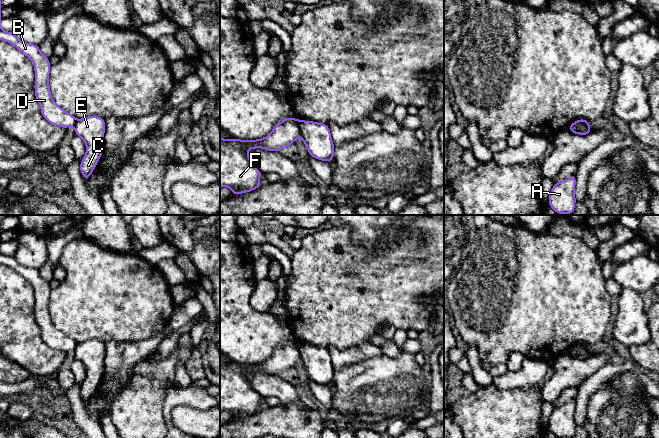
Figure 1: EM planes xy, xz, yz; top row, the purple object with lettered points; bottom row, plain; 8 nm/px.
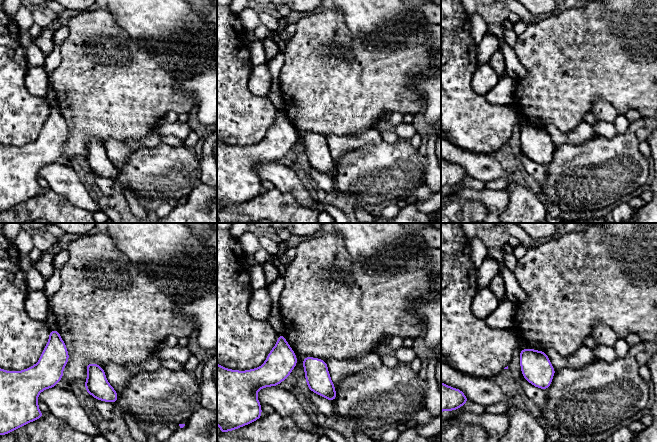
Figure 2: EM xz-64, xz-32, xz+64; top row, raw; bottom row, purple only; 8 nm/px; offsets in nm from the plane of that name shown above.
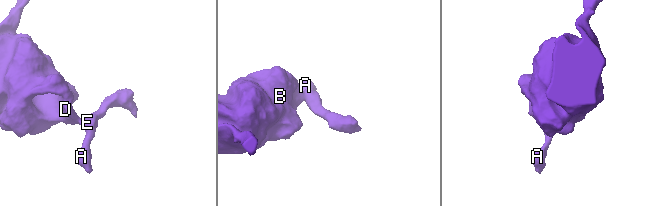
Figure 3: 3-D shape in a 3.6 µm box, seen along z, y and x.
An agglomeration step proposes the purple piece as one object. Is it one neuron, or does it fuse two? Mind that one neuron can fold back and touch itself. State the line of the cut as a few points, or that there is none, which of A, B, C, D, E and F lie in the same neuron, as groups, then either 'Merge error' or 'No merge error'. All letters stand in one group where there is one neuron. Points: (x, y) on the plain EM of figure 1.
Split along xz (297, 344), (300, 360). Groups: A C E / B D F. Merge error

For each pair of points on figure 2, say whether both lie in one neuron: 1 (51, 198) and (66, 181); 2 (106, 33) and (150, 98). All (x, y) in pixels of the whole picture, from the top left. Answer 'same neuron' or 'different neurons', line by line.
1: different neurons
2: same neuron

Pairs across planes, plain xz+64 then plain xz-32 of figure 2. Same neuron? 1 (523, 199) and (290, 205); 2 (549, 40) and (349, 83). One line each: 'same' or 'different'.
1: same
2: same

